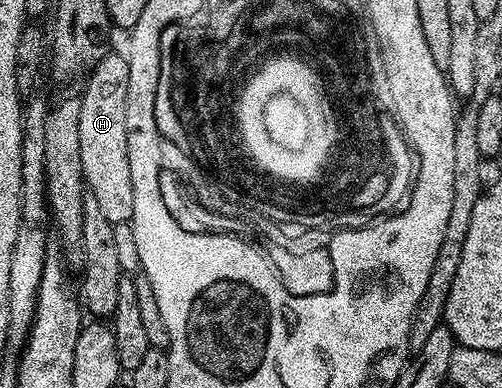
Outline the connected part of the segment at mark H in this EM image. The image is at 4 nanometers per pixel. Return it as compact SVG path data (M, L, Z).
M107 53L101 61L94 65L93 71L89 72L85 80L86 88L80 92L80 165L84 165L84 177L86 178L86 189L89 195L96 197L100 204L100 210L104 212L104 217L113 224L129 223L132 217L132 169L128 169L128 73L130 72L130 60L125 54L114 55Z

